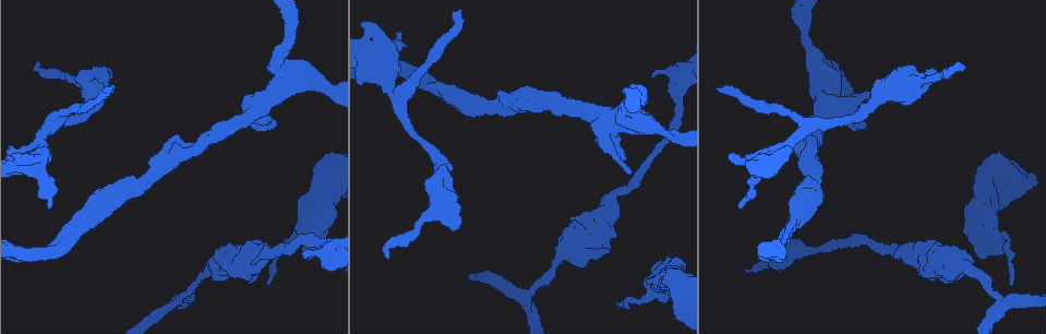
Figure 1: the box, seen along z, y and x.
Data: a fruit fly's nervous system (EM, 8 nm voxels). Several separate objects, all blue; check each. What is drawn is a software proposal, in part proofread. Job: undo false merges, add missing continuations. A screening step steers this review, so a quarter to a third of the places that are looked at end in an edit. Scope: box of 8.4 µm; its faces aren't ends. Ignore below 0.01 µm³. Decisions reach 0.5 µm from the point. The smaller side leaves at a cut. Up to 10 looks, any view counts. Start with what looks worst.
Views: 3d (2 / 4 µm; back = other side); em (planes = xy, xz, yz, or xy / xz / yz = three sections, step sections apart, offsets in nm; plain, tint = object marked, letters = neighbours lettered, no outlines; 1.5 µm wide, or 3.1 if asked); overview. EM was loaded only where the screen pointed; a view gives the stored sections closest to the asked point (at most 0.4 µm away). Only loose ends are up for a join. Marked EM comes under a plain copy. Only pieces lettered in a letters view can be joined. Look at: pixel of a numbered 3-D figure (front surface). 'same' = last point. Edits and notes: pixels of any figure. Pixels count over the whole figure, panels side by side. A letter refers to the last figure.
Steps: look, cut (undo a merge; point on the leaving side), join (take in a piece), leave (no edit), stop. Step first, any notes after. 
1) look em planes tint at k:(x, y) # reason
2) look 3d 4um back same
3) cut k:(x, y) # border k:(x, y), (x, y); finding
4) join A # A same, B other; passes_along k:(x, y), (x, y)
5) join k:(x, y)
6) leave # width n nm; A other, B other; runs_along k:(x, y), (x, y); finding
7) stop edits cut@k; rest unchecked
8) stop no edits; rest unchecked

look 3d 4um at 1:(111, 90) # end of a long branch

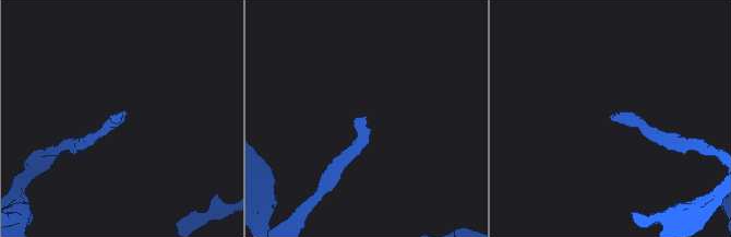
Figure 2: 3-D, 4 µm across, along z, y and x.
look em planes letters at 2:(120, 117)

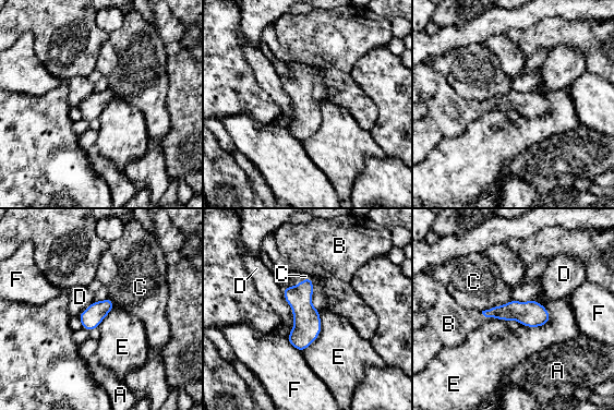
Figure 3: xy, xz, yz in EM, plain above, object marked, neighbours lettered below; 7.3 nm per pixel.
join 3:(314, 266) # longest_contact E 400 nm; A other, B same, C other, D other, E other, F other; the neuron continues

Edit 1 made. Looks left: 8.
look em yz step 8 letters at 1:(36, 67) # an open end

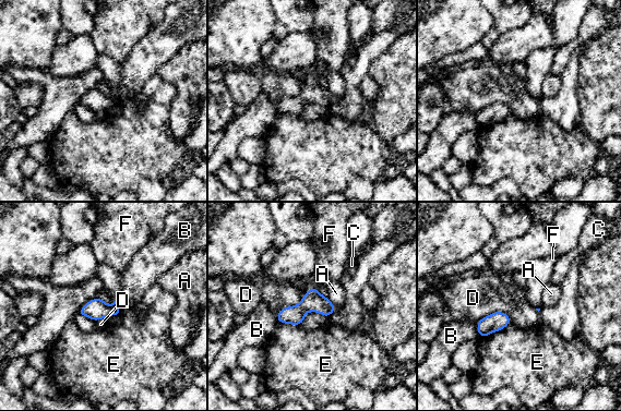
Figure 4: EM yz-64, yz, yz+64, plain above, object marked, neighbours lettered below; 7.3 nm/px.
look em planes letters same

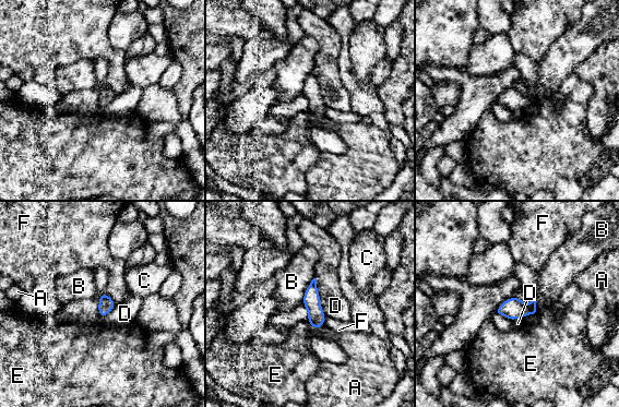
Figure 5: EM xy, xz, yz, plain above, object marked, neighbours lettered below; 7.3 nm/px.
leave # A other, B other, C other, D other, E other, F other; border 5:(518, 296), (507, 298), (493, 313); no lettered piece goes on from it

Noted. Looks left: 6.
look 3d 2um at 1:(615, 304) # free end

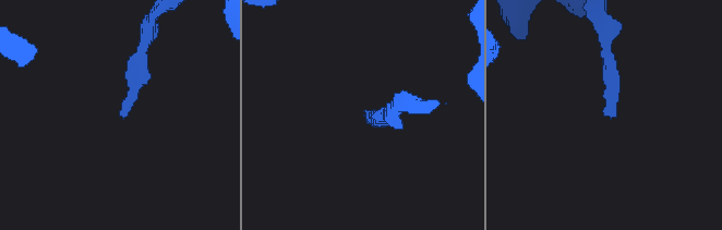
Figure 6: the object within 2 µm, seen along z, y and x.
look em planes tint at 6:(367, 118) # need the tissue

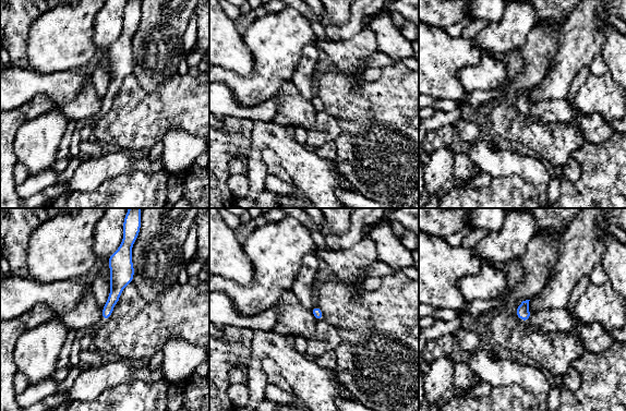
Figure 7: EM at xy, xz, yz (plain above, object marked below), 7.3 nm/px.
look em planes letters same

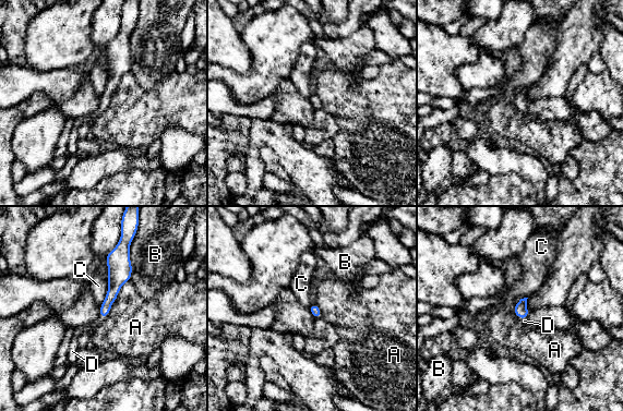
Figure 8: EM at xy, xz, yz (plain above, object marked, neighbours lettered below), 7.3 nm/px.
join 8:(98, 321) # A other, B other, C other, D same; passes_along 8:(115, 285), (103, 316), (98, 321); the neuron continues

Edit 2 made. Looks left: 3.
look em yz step 8 letters at 1:(652, 75) # an open end

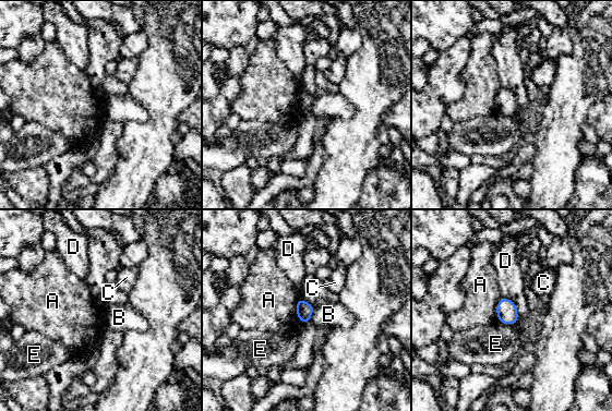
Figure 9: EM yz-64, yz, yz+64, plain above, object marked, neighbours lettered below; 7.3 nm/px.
look em planes letters same

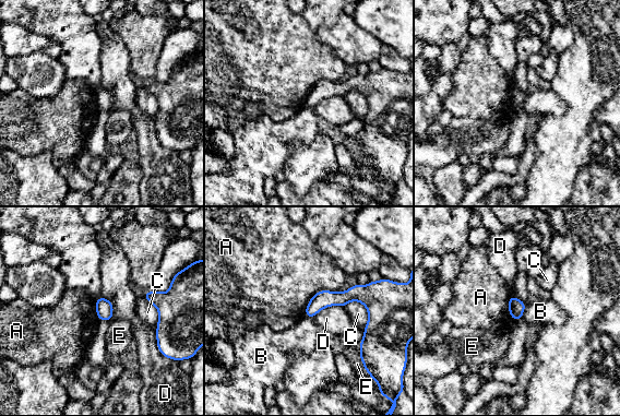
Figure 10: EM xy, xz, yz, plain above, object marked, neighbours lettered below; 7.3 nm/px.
leave # width 120 nm; longest_contact A 320 nm; A other, B other, C other, D other, E other; no lettered piece goes on from it

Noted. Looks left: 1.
stop edits join@3, join@8; rest unchecked

